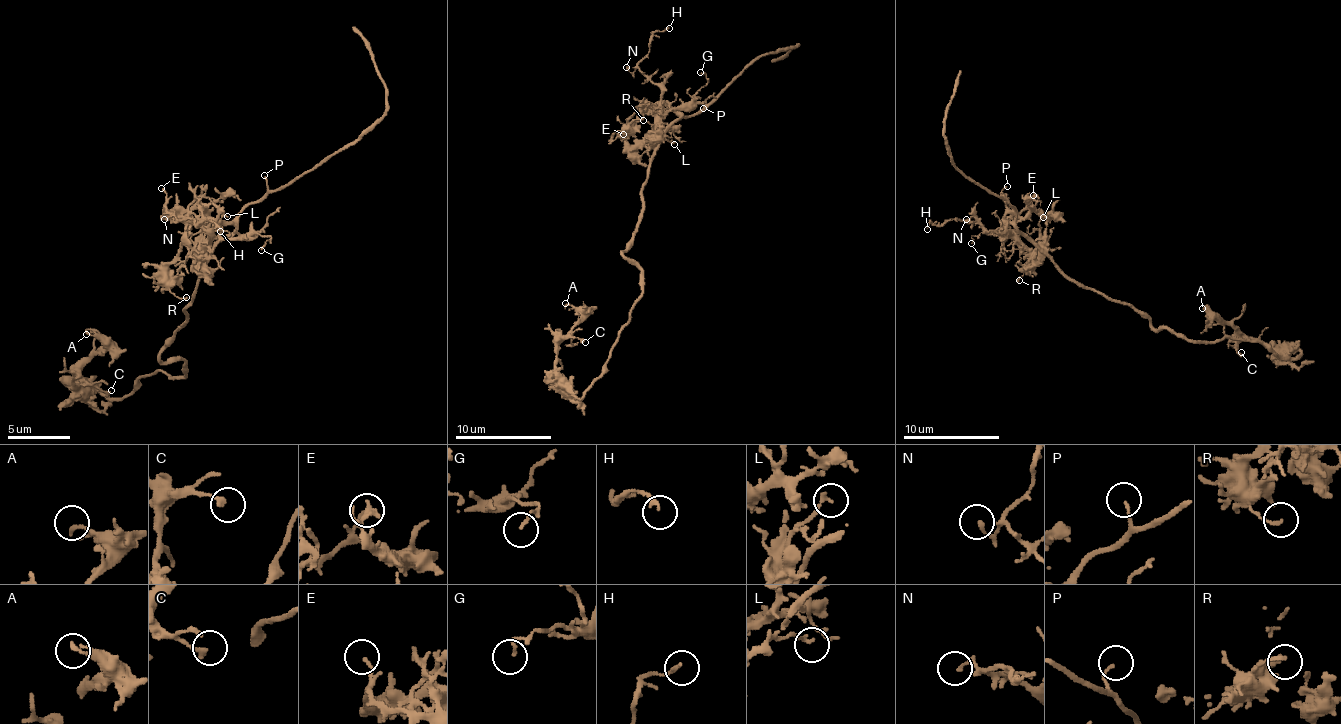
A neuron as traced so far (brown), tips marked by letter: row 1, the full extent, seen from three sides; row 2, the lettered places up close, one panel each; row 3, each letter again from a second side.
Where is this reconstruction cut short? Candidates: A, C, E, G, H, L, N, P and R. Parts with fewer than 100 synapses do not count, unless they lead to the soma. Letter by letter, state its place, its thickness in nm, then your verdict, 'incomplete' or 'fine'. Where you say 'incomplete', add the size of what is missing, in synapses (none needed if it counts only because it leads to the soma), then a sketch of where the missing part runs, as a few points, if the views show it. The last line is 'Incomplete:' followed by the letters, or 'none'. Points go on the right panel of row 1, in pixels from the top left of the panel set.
A: place (1202, 308); calibre 140 nm; fine
C: place (1241, 352); calibre 190 nm; fine
E: place (1033, 195); calibre 80 nm; fine
G: place (971, 243); calibre 100 nm; fine
H: place (927, 229); calibre 150 nm; fine
L: place (1043, 217); calibre 150 nm; fine
N: place (966, 219); calibre 80 nm; fine
P: place (1007, 186); calibre 100 nm; fine
R: place (1019, 280); calibre 140 nm; fine
Incomplete: none

